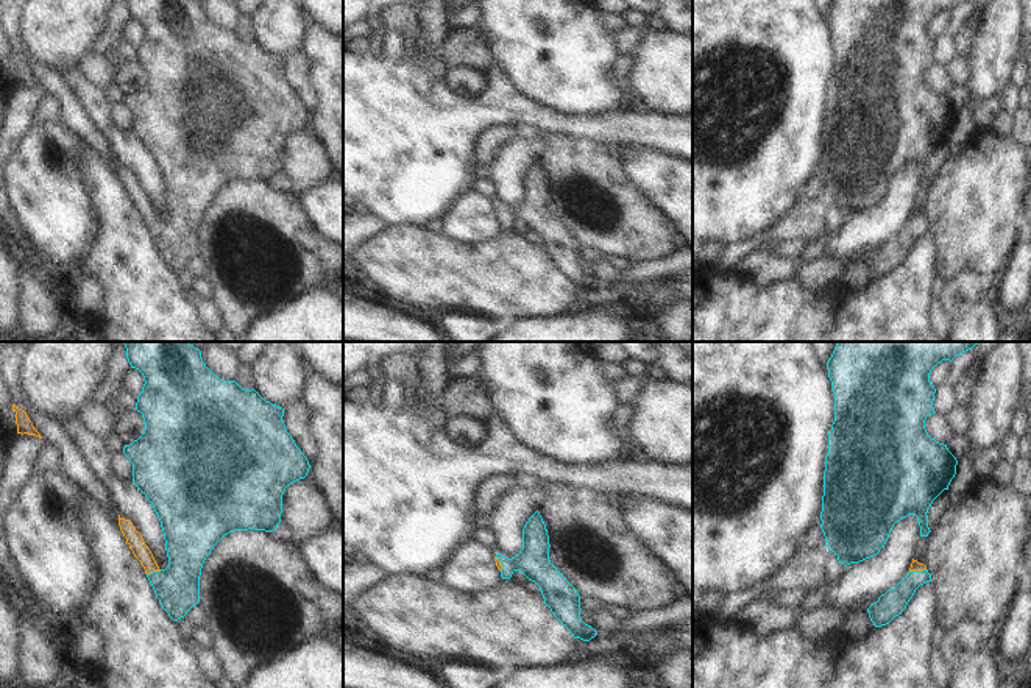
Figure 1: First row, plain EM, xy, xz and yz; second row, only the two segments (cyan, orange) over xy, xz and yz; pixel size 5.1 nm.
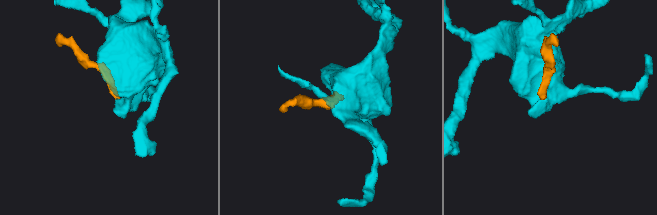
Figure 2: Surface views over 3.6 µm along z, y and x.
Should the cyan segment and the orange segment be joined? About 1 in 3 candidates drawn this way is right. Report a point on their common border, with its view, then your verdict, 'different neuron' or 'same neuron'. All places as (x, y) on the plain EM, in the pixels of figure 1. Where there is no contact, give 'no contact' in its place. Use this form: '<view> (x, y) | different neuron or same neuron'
xy (153, 222) | same neuron

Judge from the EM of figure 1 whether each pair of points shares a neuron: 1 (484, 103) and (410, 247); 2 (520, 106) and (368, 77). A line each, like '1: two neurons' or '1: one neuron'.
1: two neurons
2: one neuron

